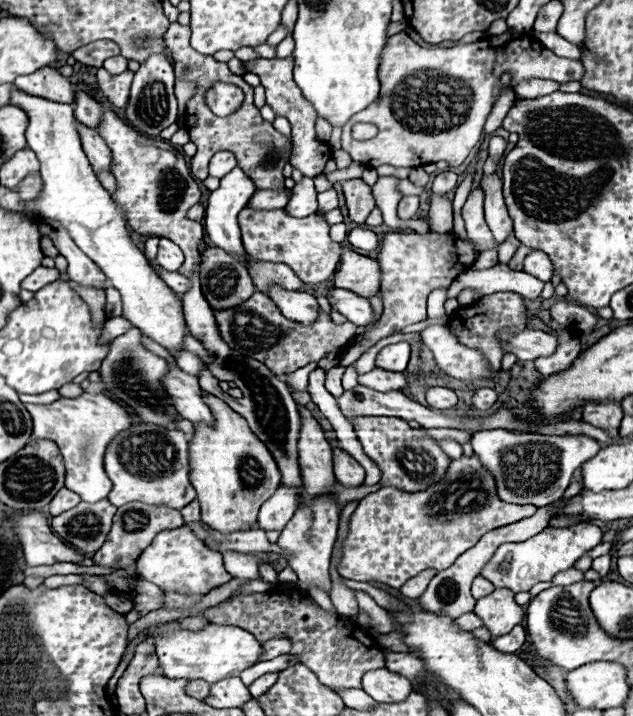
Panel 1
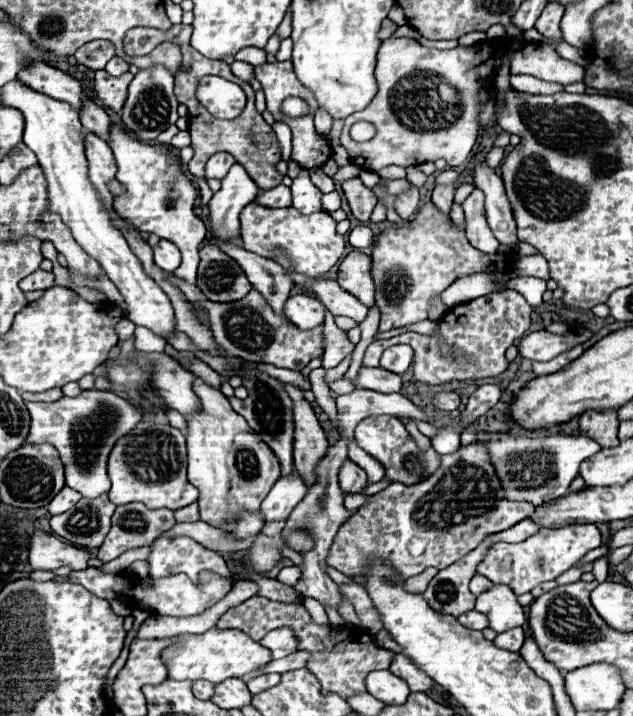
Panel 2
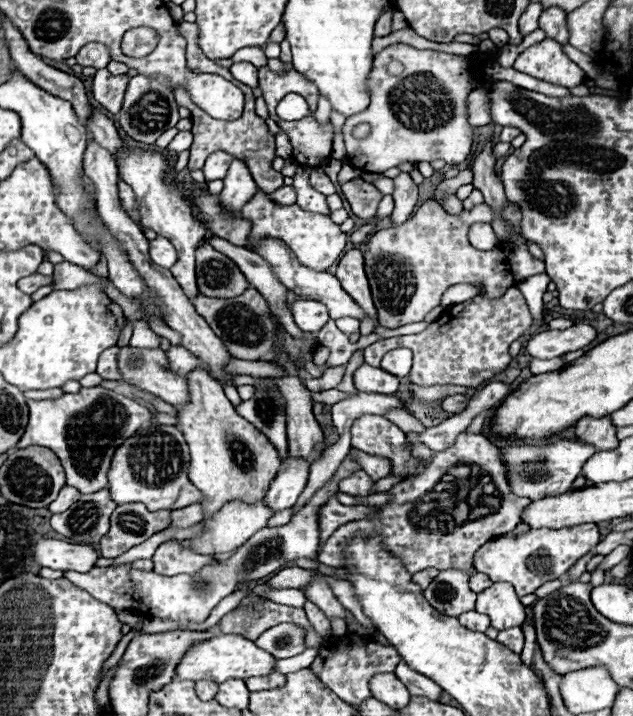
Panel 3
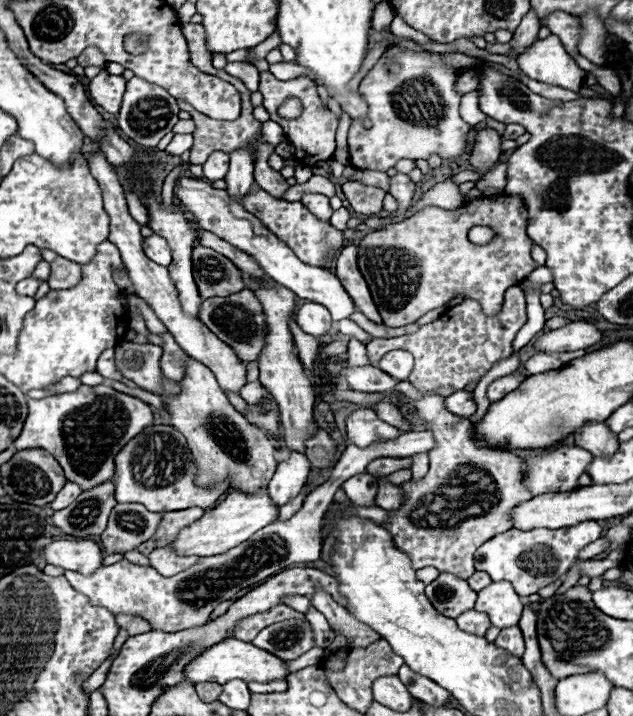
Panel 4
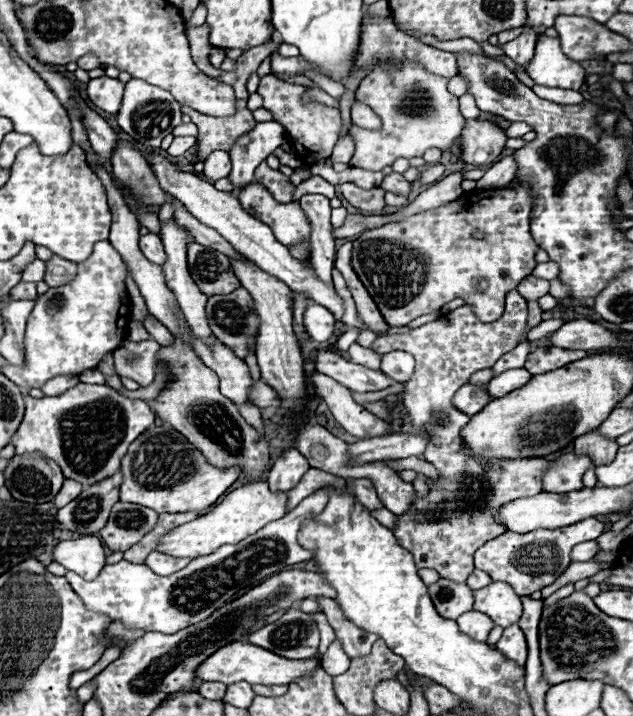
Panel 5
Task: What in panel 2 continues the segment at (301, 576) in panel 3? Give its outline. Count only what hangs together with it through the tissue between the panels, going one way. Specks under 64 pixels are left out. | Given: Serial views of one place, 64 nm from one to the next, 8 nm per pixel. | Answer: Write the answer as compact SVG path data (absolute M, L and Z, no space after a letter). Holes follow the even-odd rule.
M288 566L288 568L282 568L280 574L276 576L278 582L286 584L286 586L294 586L298 580L300 580L300 570L298 566Z

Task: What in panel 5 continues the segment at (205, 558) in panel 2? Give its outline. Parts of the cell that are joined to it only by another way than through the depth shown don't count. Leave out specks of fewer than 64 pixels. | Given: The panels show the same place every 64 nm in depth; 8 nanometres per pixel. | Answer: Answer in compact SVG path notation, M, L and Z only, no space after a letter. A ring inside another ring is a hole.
M150 552L146 558L146 566L152 568L152 572L156 572L160 576L170 576L170 574L186 568L188 562L190 562L188 558L172 558L162 552Z

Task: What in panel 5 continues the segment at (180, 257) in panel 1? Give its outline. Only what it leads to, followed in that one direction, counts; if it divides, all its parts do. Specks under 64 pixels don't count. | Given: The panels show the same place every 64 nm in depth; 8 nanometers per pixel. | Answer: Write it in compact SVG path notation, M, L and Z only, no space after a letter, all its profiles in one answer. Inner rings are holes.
M156 234L140 236L140 248L142 248L144 256L154 264L164 264L168 260L168 256L164 252L164 244L162 244L160 236L156 236Z

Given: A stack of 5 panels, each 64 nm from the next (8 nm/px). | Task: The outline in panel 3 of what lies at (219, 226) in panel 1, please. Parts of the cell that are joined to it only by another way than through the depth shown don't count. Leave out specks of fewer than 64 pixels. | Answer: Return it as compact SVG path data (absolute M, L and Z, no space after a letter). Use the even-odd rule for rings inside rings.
M234 160L224 178L224 188L218 194L218 204L232 216L238 216L242 206L258 192L256 182L252 180L246 164L242 160Z

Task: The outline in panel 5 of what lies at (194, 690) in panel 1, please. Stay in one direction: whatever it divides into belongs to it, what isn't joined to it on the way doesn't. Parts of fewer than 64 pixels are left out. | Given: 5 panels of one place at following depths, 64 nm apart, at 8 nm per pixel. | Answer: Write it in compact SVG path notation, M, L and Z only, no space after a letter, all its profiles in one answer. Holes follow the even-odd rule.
M200 684L198 686L198 694L204 696L206 700L222 700L224 698L224 692L226 692L226 686L224 684Z

